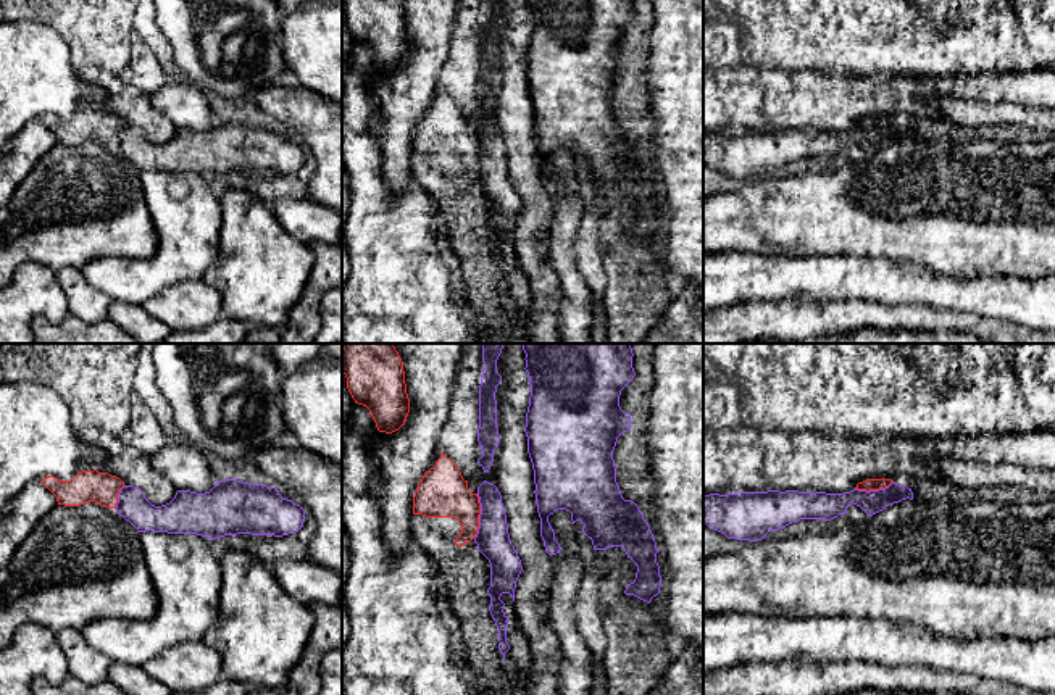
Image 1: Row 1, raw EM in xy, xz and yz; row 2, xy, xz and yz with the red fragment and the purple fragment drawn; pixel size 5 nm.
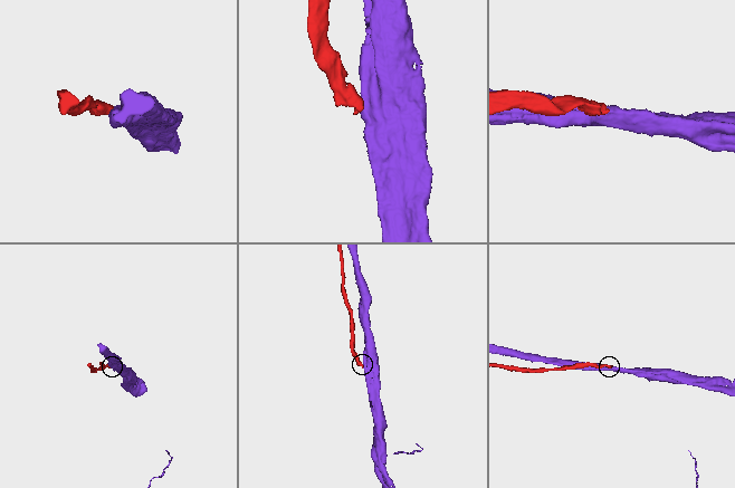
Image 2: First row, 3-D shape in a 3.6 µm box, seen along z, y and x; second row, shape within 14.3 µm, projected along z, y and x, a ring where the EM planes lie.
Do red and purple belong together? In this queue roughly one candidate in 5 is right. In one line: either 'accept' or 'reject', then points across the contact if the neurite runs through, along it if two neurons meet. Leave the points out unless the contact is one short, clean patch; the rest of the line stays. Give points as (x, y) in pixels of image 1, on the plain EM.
reject; border xz (478, 133), (479, 166), (473, 176)

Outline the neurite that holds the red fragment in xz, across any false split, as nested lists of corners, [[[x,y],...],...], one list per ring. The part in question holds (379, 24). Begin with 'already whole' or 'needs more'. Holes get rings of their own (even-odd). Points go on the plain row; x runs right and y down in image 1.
already whole | [[[342,0],[355,42],[369,48],[379,71],[398,69],[410,52],[403,0]]]

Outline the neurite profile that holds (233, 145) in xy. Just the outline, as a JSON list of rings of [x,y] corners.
[[[168,81],[148,97],[152,106],[168,118],[177,131],[169,142],[155,145],[139,126],[124,124],[119,129],[115,148],[139,171],[197,173],[215,179],[237,173],[282,176],[303,166],[305,148],[300,144],[282,137],[276,126],[253,124],[236,116],[218,119],[210,95],[194,82]]]

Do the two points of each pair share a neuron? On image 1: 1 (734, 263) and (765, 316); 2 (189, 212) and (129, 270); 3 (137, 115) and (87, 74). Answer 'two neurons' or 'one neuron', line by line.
1: two neurons
2: one neuron
3: one neuron

